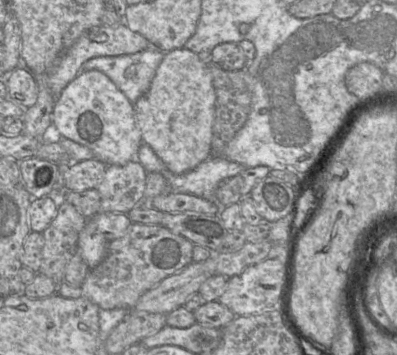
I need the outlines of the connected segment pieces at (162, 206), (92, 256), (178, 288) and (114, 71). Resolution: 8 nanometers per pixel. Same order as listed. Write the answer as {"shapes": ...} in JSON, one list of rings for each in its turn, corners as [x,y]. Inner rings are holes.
{"shapes":[[[[170,192],[153,198],[152,208],[164,213],[198,212],[218,215],[215,203],[192,194]]],[[[87,218],[87,222],[79,234],[78,250],[89,269],[98,266],[107,256],[109,241],[100,233],[96,223]]],[[[191,262],[146,291],[129,311],[168,314],[183,306],[189,297],[198,293],[202,283],[211,276],[213,275],[210,275],[203,262]]],[[[149,47],[133,54],[93,57],[82,64],[80,72],[103,72],[134,104],[149,89],[165,53]]]]}

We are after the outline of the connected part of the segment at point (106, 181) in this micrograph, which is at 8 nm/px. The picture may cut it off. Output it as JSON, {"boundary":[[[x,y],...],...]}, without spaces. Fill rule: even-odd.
{"boundary":[[[138,161],[124,165],[108,165],[97,185],[101,197],[99,213],[130,212],[144,196],[147,171]]]}

